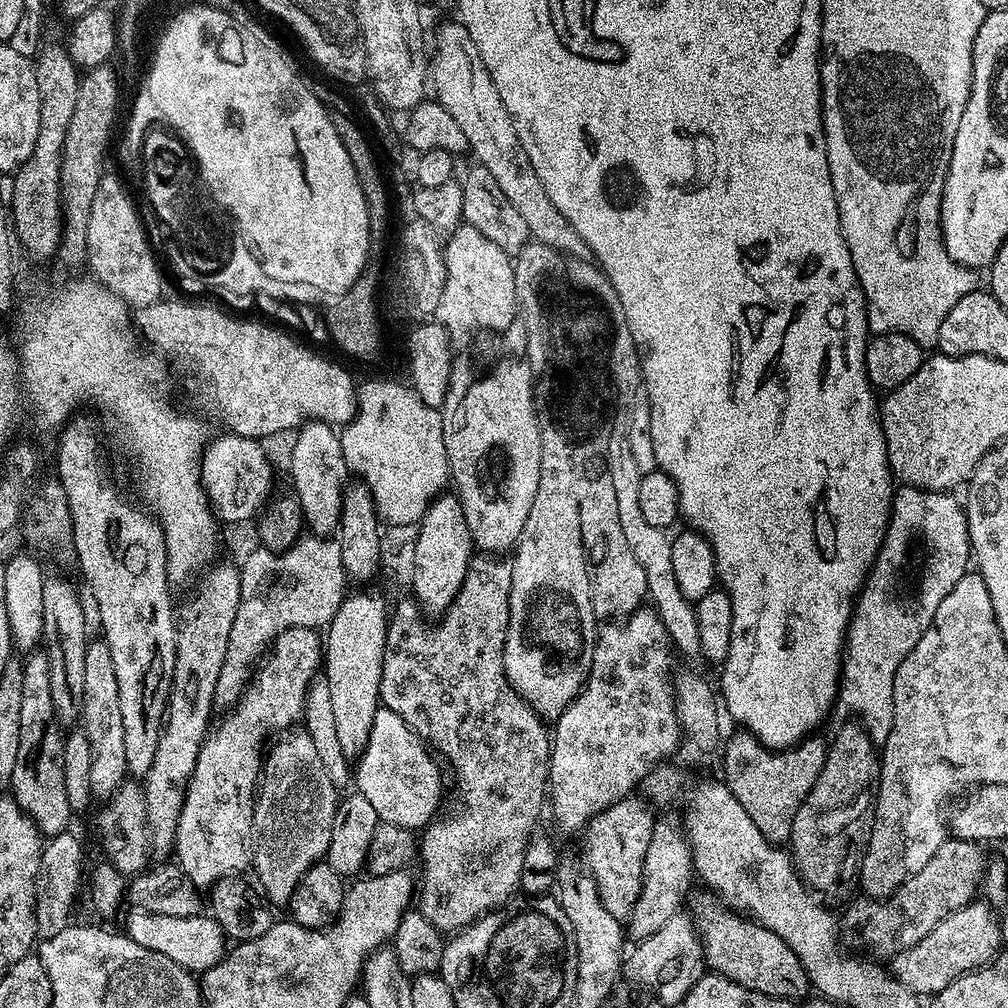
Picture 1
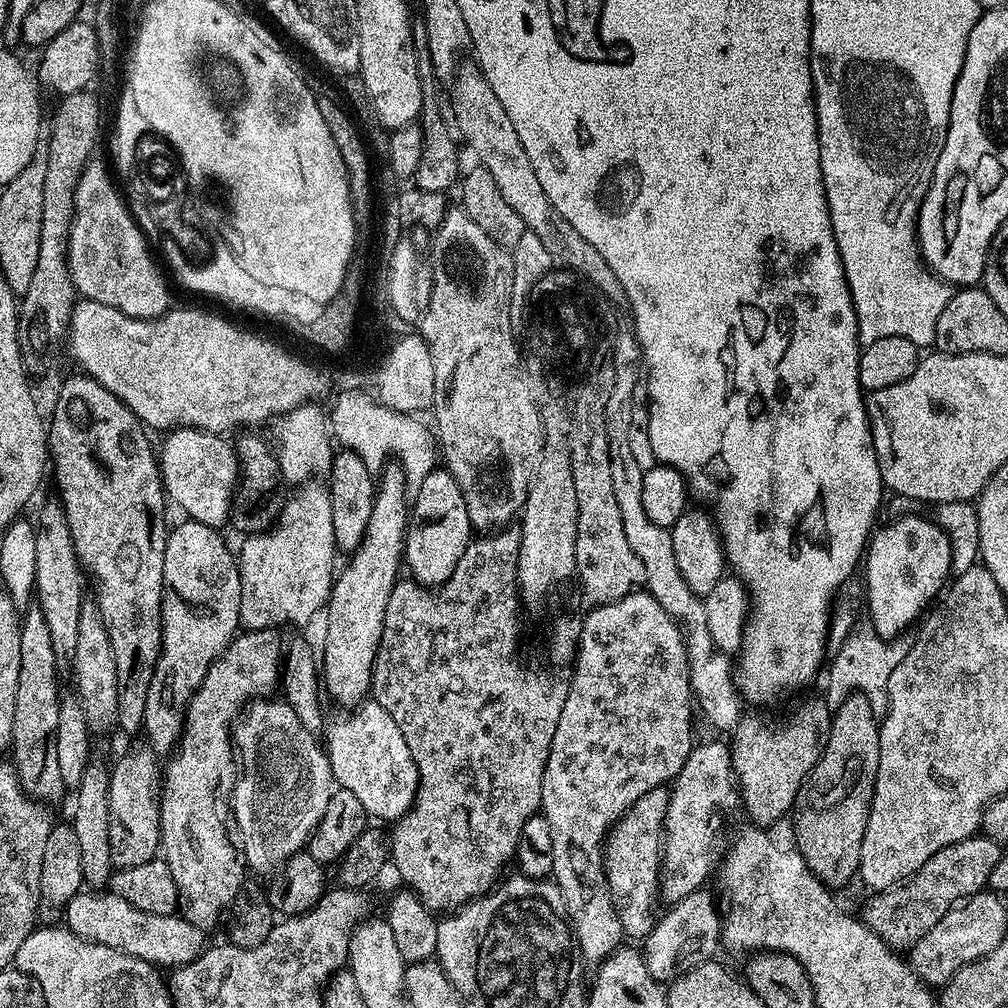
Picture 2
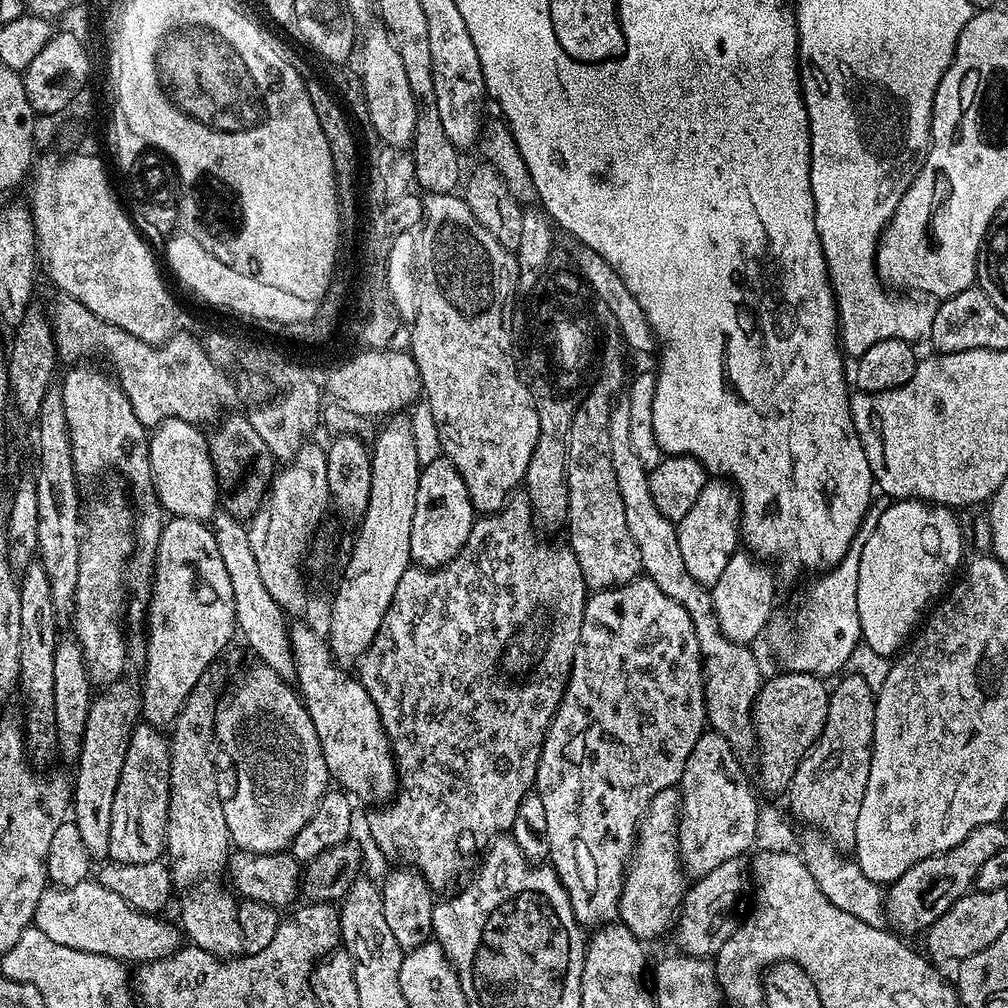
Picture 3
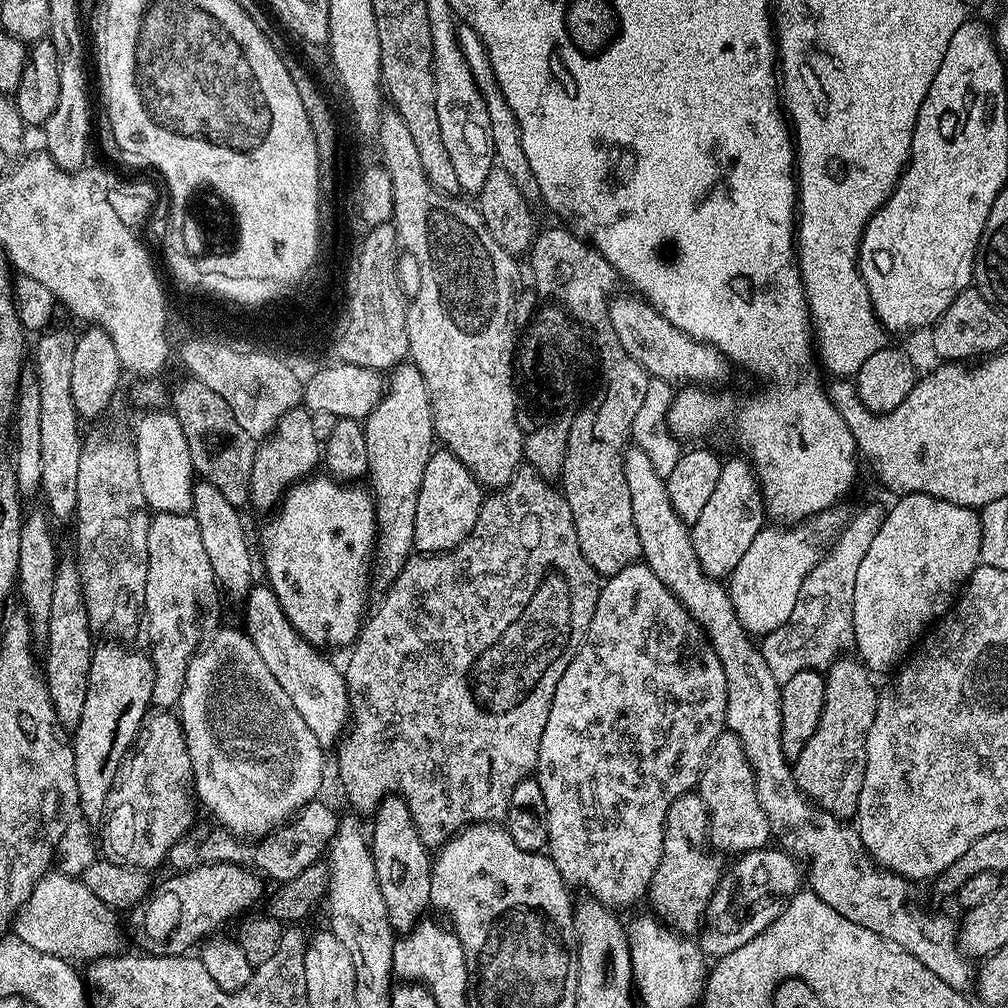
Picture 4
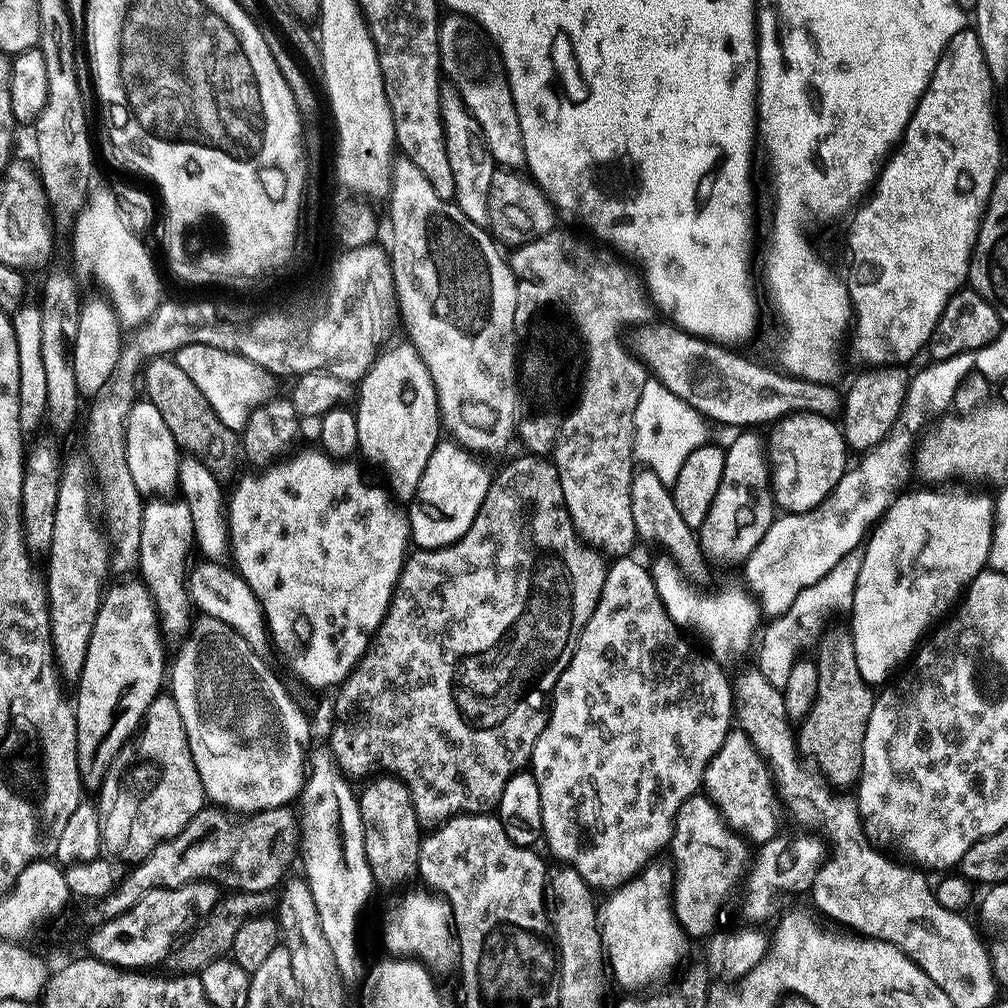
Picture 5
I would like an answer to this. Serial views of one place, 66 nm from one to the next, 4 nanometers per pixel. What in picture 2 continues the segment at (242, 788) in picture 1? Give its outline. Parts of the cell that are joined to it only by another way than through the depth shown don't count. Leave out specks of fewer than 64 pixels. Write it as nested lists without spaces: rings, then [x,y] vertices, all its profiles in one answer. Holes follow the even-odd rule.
[[[268,630],[241,631],[229,644],[228,649],[213,662],[202,686],[188,703],[188,711],[184,713],[184,734],[180,737],[178,750],[173,751],[167,761],[168,772],[166,768],[160,796],[160,852],[168,863],[170,874],[184,903],[184,919],[205,930],[211,930],[219,920],[221,923],[226,909],[242,891],[242,885],[245,883],[245,865],[238,855],[234,840],[232,845],[232,840],[228,837],[230,804],[227,799],[216,800],[216,788],[222,787],[224,779],[228,775],[231,777],[234,772],[234,721],[253,698],[267,697],[275,693],[272,692],[275,688],[277,691],[278,681],[282,676],[282,644],[280,648],[279,642],[272,640],[270,633]]]

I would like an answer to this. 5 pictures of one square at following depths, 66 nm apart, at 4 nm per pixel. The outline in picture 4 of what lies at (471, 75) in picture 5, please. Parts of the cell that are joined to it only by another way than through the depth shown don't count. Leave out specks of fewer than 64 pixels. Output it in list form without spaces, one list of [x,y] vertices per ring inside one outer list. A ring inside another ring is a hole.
[[[461,25],[457,32],[463,56],[475,76],[476,85],[479,86],[479,90],[487,104],[487,113],[490,114],[491,140],[495,163],[497,167],[506,170],[510,174],[511,180],[522,191],[522,196],[528,204],[536,208],[541,207],[543,200],[538,187],[538,178],[535,177],[534,172],[530,169],[530,162],[527,161],[526,152],[522,148],[521,128],[518,126],[518,120],[497,84],[497,79],[494,78],[493,67],[490,66],[489,54],[485,49],[485,44],[478,38],[477,32],[468,25]]]

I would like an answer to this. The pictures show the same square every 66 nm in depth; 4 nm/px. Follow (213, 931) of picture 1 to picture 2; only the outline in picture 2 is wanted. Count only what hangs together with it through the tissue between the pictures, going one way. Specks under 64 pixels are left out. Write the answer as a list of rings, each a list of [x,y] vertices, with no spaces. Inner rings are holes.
[[[81,890],[68,904],[67,916],[66,927],[75,936],[81,936],[95,944],[110,946],[114,950],[122,950],[134,958],[142,958],[165,969],[168,967],[169,970],[175,970],[181,964],[189,964],[206,947],[205,929],[194,926],[183,915],[163,916],[138,910],[130,906],[126,898],[113,896],[108,890]]]

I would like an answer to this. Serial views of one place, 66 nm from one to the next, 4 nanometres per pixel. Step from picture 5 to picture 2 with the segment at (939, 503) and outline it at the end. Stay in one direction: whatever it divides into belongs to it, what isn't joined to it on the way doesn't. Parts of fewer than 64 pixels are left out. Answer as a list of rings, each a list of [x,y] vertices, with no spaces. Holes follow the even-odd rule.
[[[904,516],[885,528],[877,527],[873,531],[862,560],[863,572],[864,584],[868,587],[870,626],[882,637],[896,638],[921,619],[925,609],[949,583],[952,543],[935,519]]]

